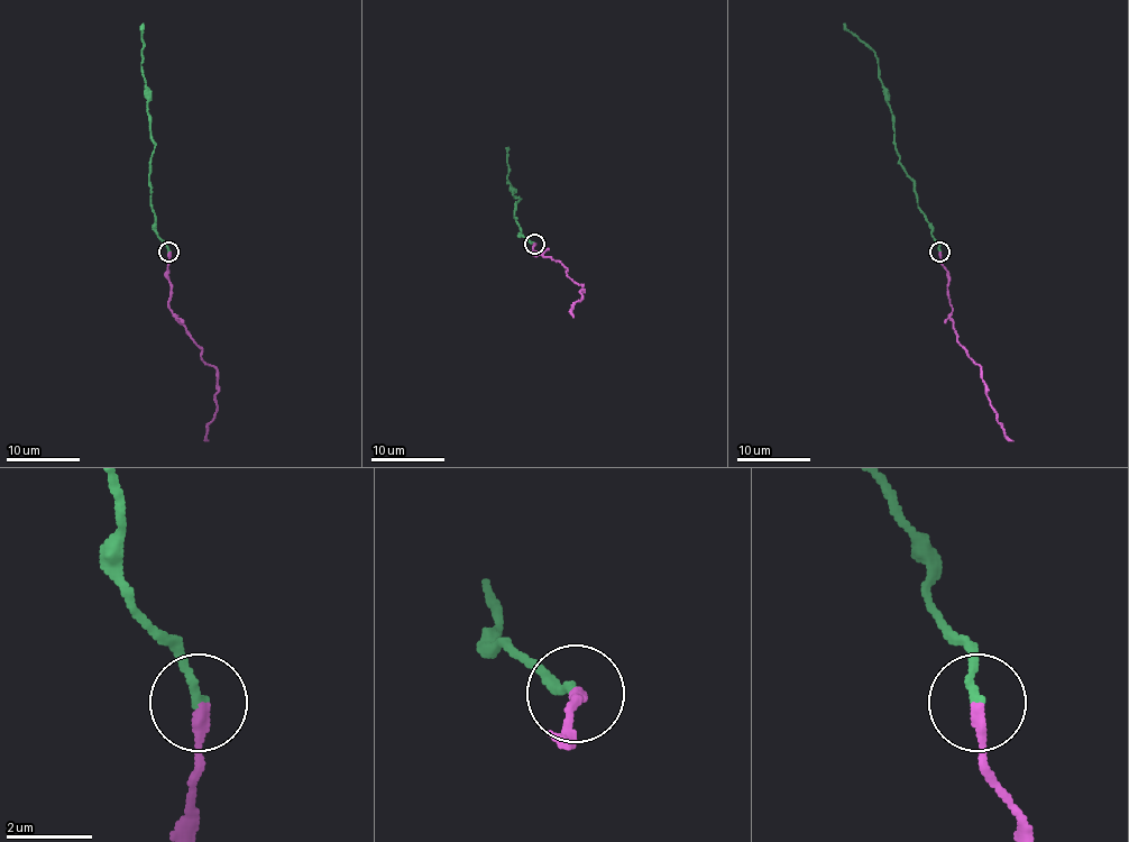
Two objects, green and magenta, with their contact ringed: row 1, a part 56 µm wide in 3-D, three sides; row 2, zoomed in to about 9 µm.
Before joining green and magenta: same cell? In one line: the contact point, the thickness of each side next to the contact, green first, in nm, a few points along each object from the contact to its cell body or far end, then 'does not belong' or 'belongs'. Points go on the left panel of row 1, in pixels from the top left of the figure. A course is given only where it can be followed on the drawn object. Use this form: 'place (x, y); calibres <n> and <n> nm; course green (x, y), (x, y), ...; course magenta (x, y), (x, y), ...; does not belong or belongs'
place (168, 252); calibres 190 and 240 nm; course green (168, 252), (157, 235), (152, 206), (154, 146), (148, 89), (140, 62), (143, 23); course magenta (168, 252), (168, 307), (201, 350), (201, 358), (216, 369), (216, 412), (207, 432), (209, 441); belongs

